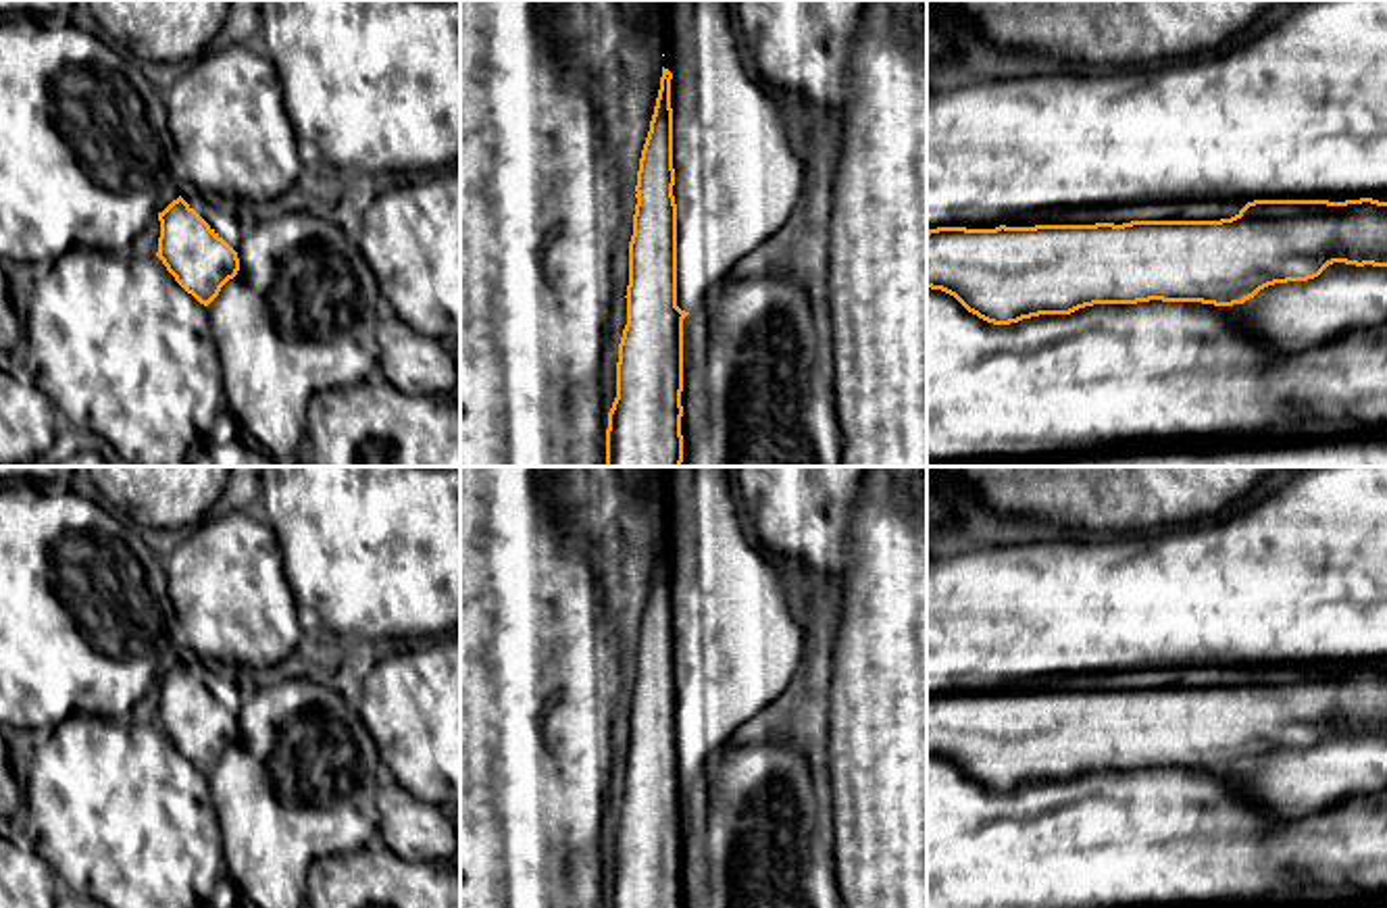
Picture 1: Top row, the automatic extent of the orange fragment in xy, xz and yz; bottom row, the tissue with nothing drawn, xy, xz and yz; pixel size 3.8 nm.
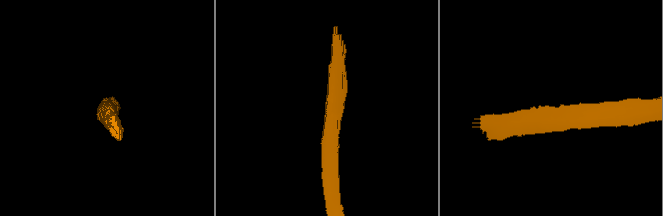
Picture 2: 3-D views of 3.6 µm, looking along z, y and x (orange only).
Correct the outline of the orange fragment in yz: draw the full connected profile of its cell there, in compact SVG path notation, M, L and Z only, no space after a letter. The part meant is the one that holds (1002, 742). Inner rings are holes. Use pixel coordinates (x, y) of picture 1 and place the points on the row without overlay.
M1166 664L1045 675L993 691L927 696L927 754L954 762L968 779L993 791L1070 781L1093 771L1162 766L1233 773L1268 752L1314 746L1333 729L1387 733L1387 669Z

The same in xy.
M183 656L158 679L158 687L156 723L187 760L208 773L242 735L237 716L248 691L246 681L237 673Z

